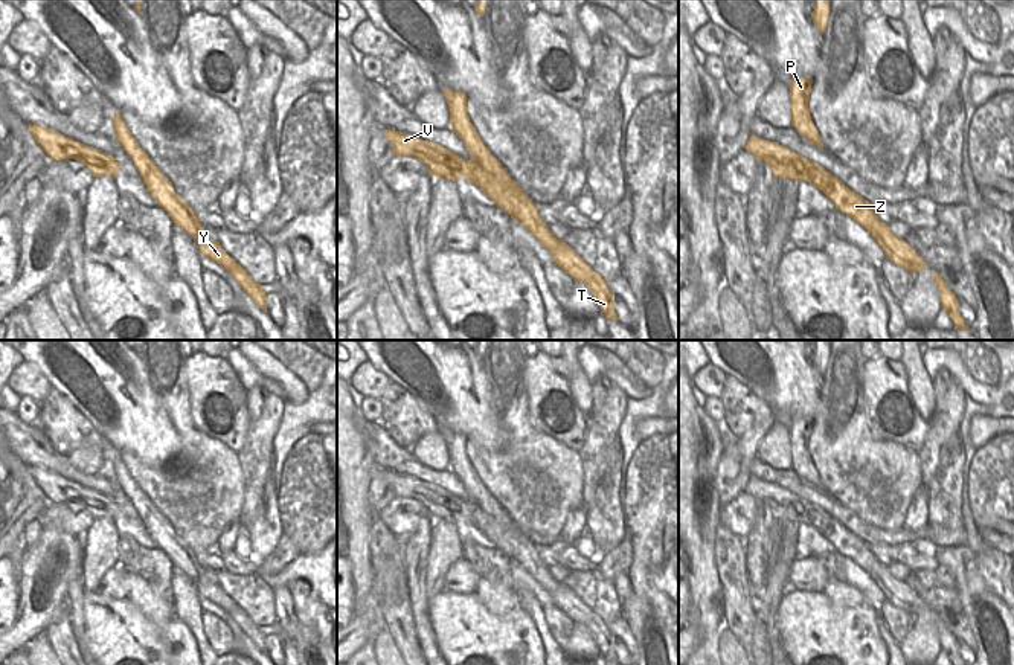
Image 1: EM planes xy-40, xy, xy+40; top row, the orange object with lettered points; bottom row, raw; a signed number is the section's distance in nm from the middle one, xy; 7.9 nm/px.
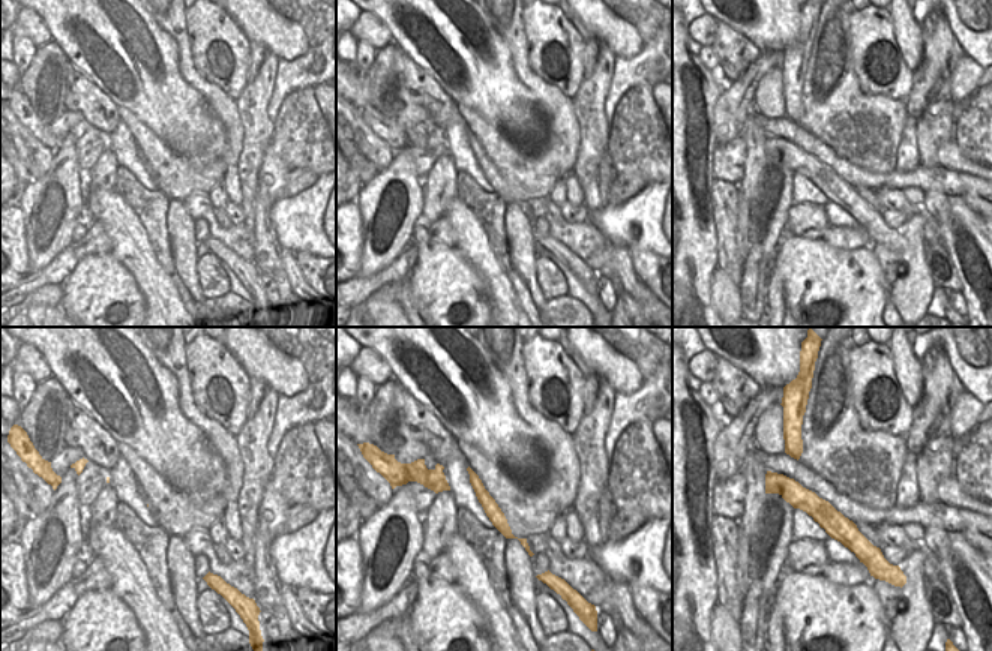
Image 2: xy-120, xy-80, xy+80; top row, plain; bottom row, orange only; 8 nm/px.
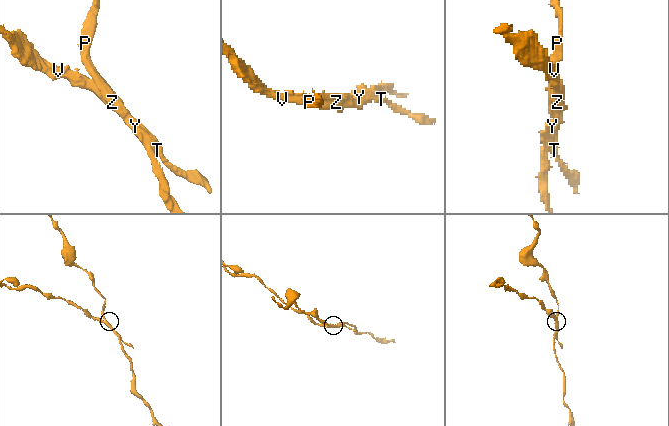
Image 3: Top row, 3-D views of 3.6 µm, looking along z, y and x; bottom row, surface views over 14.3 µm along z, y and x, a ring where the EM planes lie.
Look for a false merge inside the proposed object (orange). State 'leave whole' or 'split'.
split

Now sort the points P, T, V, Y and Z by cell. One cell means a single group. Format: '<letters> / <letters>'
P T Y Z / V

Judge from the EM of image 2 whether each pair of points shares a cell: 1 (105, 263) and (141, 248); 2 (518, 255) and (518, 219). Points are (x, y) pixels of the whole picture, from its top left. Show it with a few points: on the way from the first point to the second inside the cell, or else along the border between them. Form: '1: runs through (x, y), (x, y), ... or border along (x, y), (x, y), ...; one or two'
1: border along (110, 252), (131, 273), (137, 287); two
2: runs through (518, 246), (518, 228); one

